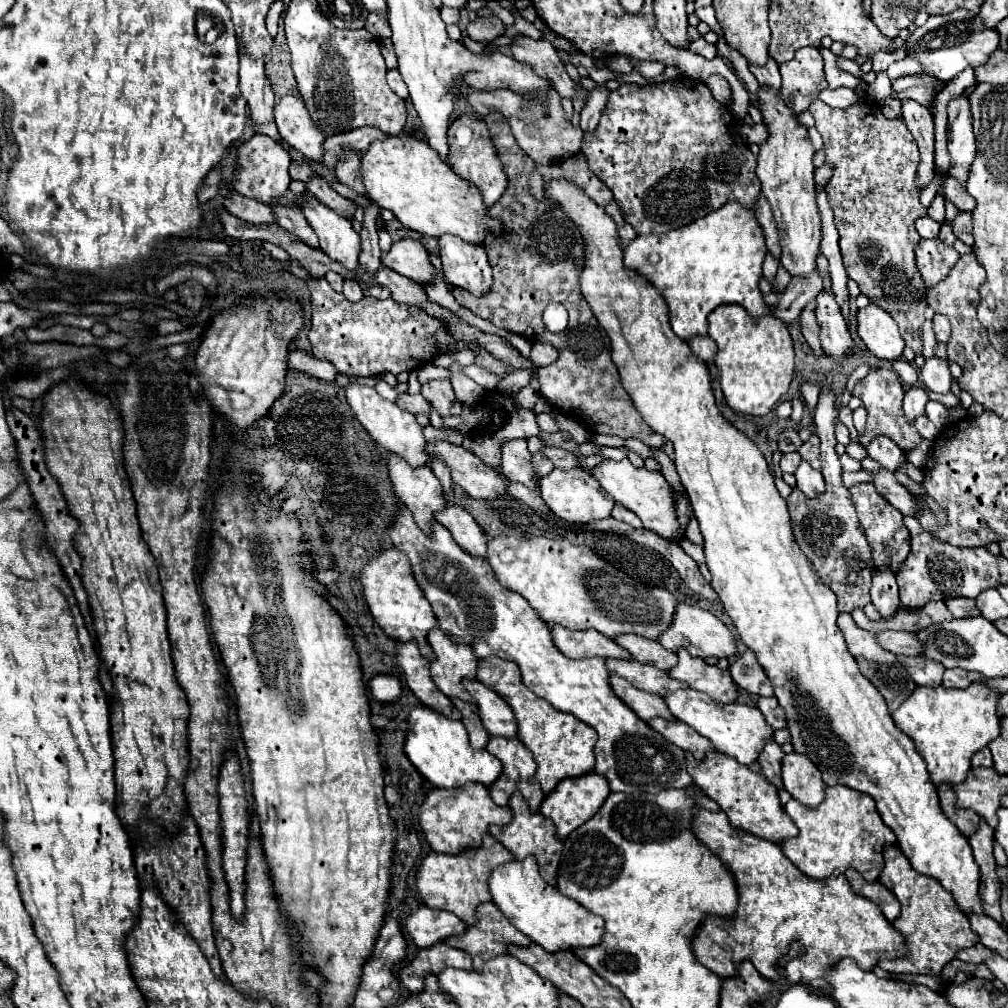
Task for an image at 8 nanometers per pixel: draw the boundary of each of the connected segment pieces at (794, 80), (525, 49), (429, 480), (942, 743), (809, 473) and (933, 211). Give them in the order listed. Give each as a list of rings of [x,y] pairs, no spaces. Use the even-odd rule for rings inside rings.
[[[802,47],[792,61],[780,65],[780,75],[780,95],[796,113],[806,111],[810,103],[814,103],[818,93],[828,87],[818,47]]]
[[[520,37],[512,45],[512,55],[520,63],[530,63],[534,73],[542,79],[548,79],[560,97],[574,97],[574,81],[568,77],[564,63],[558,57],[558,51],[548,41],[534,41]]]
[[[390,455],[388,471],[400,503],[412,513],[416,525],[432,535],[434,515],[446,507],[442,485],[432,469],[428,465],[414,469],[398,455]]]
[[[982,681],[970,683],[966,689],[916,687],[916,691],[892,713],[900,731],[916,741],[916,751],[926,761],[932,783],[958,785],[970,771],[972,755],[1000,735],[1000,717],[996,713],[1000,691],[990,689]]]
[[[806,461],[800,463],[800,467],[798,467],[798,471],[794,475],[796,475],[796,481],[798,481],[798,489],[806,497],[818,497],[818,495],[822,495],[826,491],[822,473],[816,471],[816,469],[812,469]]]
[[[938,189],[938,195],[934,197],[934,201],[932,201],[932,205],[928,207],[928,217],[932,217],[934,221],[938,221],[938,223],[944,223],[944,209],[942,209],[942,199],[944,199],[944,195],[942,195],[942,189]]]

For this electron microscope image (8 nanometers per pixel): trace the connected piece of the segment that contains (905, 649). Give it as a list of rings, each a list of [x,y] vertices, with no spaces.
[[[882,631],[878,633],[878,643],[894,653],[894,655],[906,655],[906,657],[916,657],[922,655],[924,649],[918,643],[916,633],[906,633],[906,631]]]

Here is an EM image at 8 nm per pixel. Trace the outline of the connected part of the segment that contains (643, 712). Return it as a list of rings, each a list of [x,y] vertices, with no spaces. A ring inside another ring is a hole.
[[[612,675],[610,677],[610,685],[614,689],[614,693],[632,709],[636,711],[636,715],[640,719],[644,719],[646,723],[654,717],[662,717],[662,719],[674,719],[670,715],[670,709],[666,707],[664,699],[660,695],[652,695],[652,693],[646,693],[642,689],[636,689],[632,687],[626,679],[618,677],[618,675]]]

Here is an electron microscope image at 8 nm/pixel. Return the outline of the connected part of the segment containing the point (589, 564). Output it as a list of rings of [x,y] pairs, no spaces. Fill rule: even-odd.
[[[488,537],[488,557],[486,561],[496,573],[496,579],[508,587],[510,591],[520,593],[528,599],[530,607],[538,613],[538,617],[546,623],[558,623],[568,629],[596,629],[598,633],[614,639],[618,635],[642,635],[646,639],[656,639],[670,627],[674,617],[674,607],[678,605],[676,597],[660,587],[646,587],[626,573],[618,571],[610,563],[606,563],[596,551],[586,545],[572,545],[566,539],[548,539],[548,537]]]

